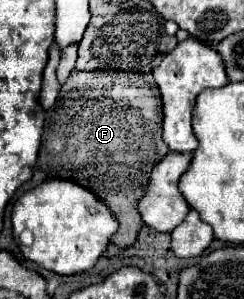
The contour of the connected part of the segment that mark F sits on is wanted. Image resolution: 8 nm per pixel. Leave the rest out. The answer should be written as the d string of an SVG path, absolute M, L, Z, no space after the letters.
M74 69L56 99L56 105L46 111L42 147L38 153L38 169L46 171L48 177L72 179L88 189L92 189L108 207L118 215L120 229L112 237L112 243L120 247L130 247L136 243L138 231L142 227L136 203L146 191L146 183L154 165L158 165L168 153L168 145L162 141L162 99L160 89L152 73L132 73L132 71L78 71Z

